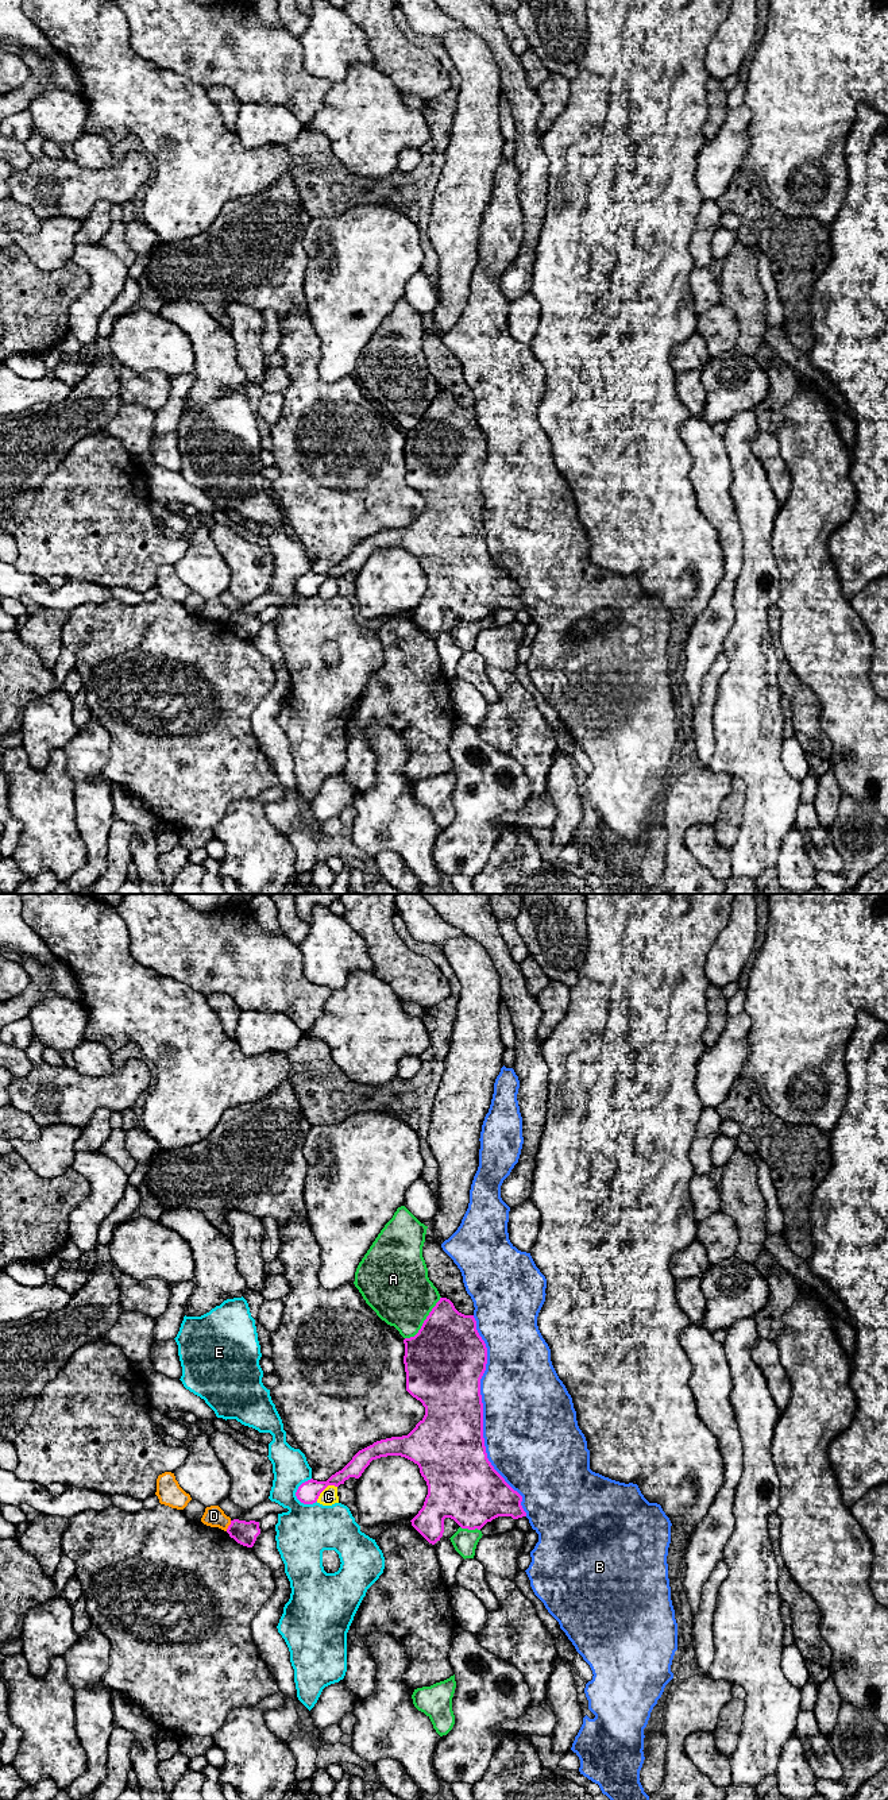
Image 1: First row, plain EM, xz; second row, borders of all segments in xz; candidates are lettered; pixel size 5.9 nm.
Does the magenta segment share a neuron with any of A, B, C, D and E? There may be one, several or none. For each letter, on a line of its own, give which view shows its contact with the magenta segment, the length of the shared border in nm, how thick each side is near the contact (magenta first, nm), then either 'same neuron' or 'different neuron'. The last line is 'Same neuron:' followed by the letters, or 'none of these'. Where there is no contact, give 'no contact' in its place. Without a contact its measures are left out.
A: xz | 340 nm | 460/380 nm | different neuron
B: xz | 1250 nm | 400/500 nm | different neuron
C: xz | 160 nm | 140/100 nm | different neuron
D: xz | 70 nm | 140/120 nm | different neuron
E: xz | 170 nm | 140/320 nm | different neuron
Same neuron: none of these

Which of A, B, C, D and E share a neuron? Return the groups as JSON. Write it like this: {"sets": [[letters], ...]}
{"sets": [["A"], ["B"], ["C"], ["D"], ["E"]]}

